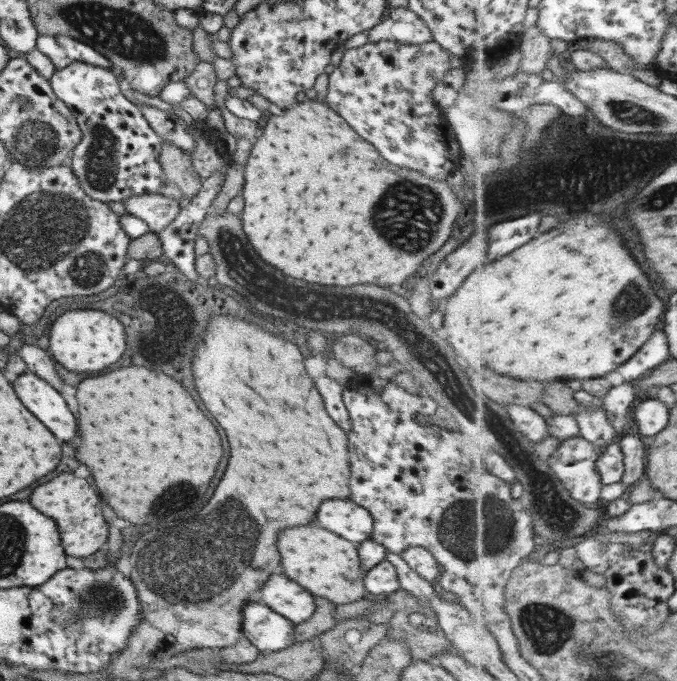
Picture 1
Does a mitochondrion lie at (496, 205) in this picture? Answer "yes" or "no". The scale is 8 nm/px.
no

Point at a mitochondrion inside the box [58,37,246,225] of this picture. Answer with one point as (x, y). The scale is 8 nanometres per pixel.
(101, 161)

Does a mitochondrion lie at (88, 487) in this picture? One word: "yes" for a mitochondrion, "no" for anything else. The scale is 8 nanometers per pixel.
no

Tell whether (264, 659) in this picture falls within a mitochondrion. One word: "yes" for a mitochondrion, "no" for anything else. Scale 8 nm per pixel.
no

